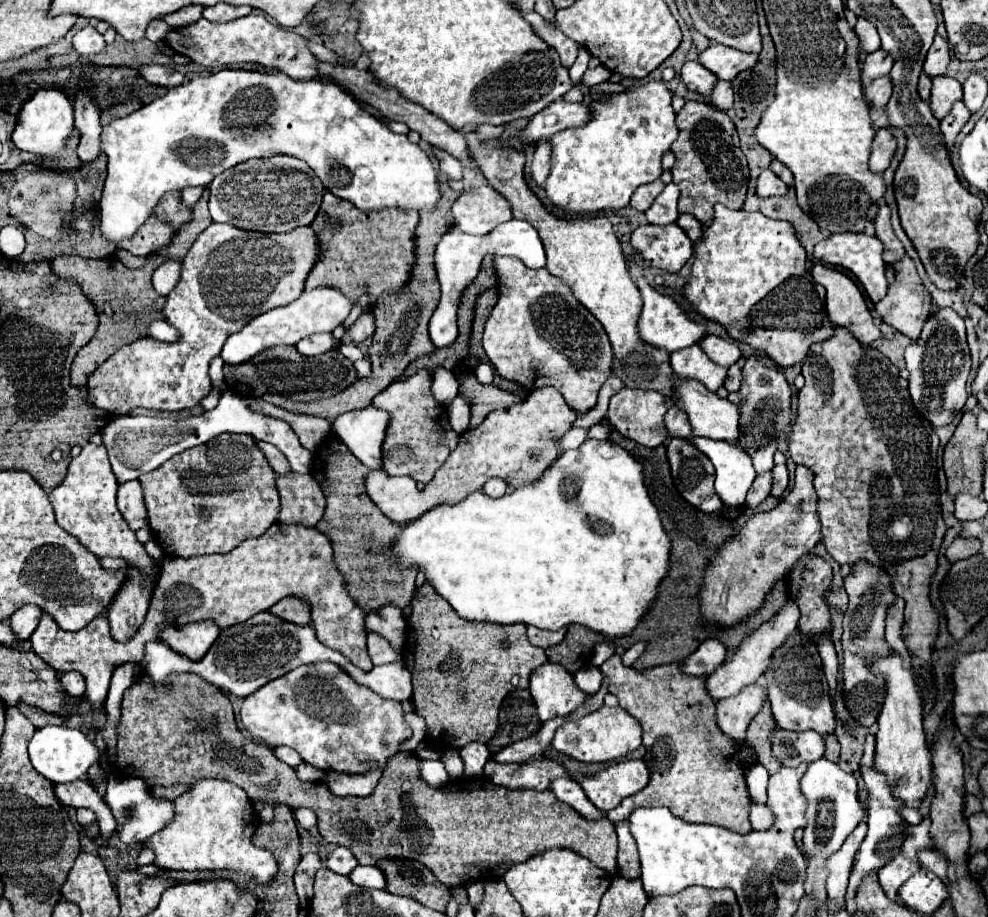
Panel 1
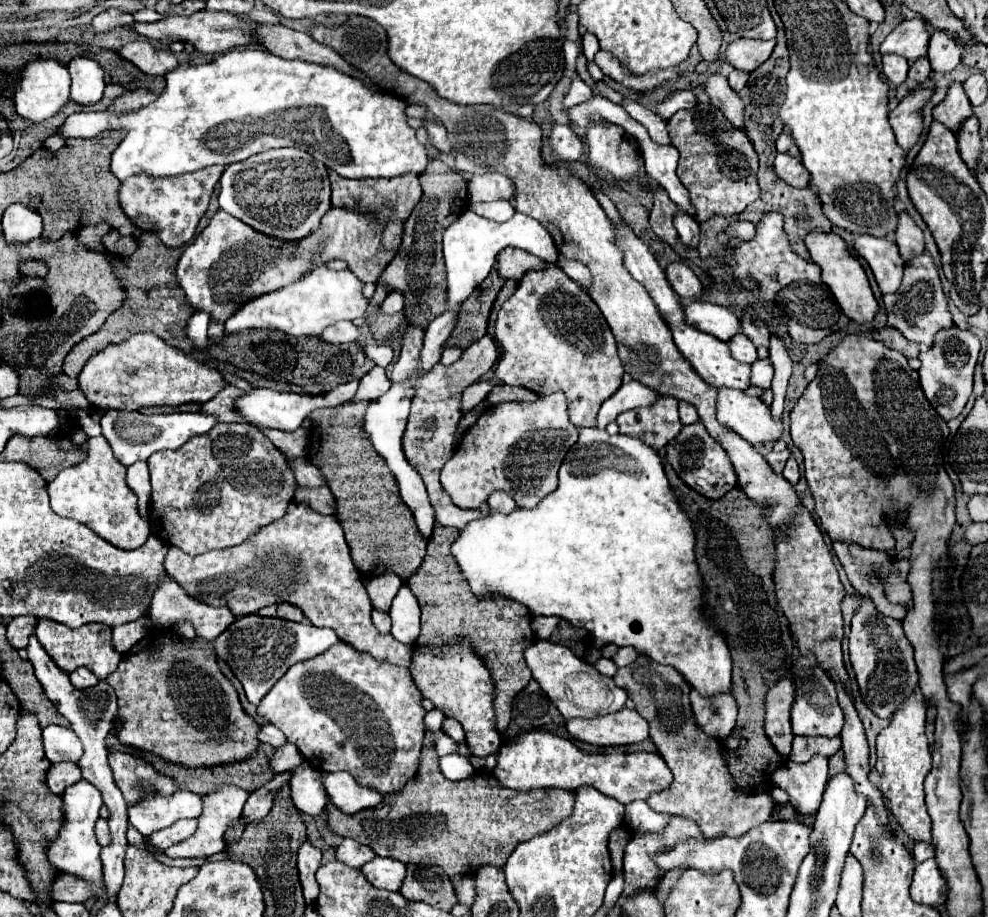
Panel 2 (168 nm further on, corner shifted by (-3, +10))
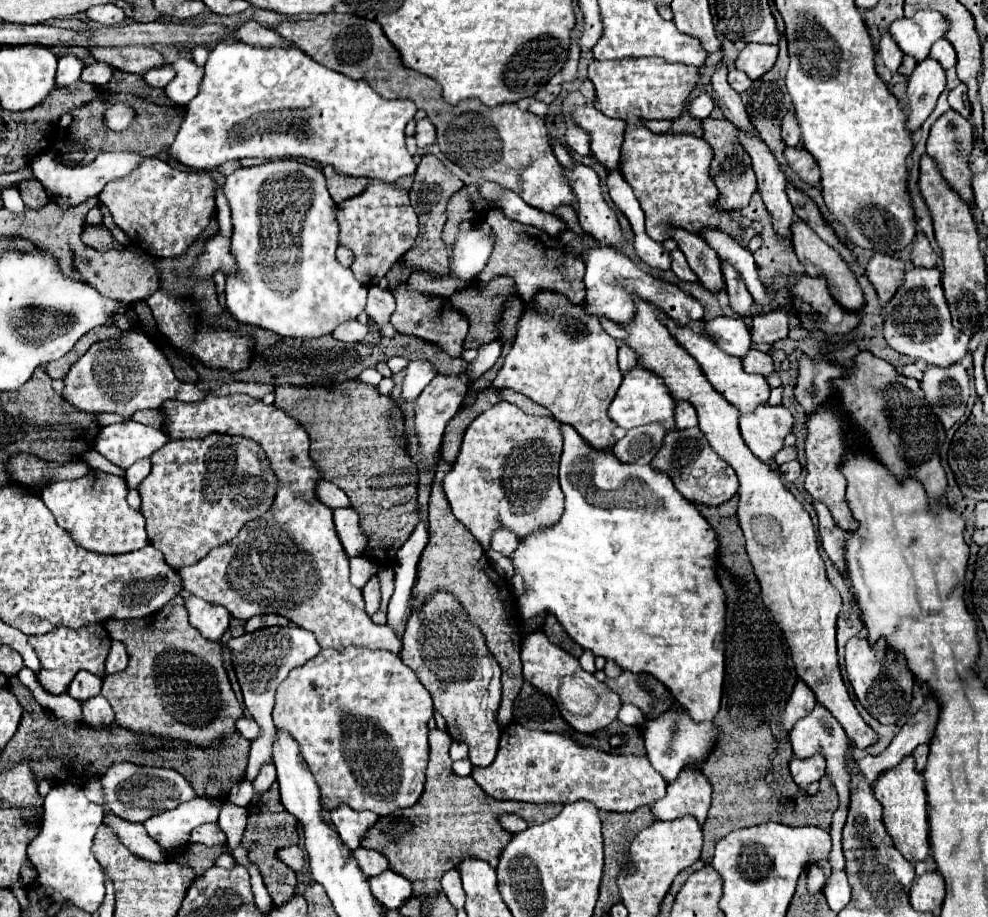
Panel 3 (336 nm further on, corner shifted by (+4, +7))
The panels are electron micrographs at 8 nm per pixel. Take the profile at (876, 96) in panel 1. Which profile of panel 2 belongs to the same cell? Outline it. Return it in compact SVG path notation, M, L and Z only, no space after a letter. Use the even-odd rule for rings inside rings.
M897 55L883 57L883 75L889 83L901 85L907 77L907 71L909 71L909 63L905 57L897 57Z

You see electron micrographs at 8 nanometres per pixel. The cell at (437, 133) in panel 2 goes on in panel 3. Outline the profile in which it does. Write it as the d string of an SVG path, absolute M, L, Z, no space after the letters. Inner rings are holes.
M428 118L416 122L416 134L414 134L414 138L416 138L416 142L418 142L420 148L428 148L428 146L432 146L436 142L436 128L430 124Z

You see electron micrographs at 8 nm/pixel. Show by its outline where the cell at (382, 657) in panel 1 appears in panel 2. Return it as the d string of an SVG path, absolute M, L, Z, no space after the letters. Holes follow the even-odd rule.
M373 611L373 625L377 627L379 633L389 633L391 629L391 617L381 611Z

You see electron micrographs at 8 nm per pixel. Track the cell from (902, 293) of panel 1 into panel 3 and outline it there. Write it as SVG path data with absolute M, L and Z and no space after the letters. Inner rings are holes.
M938 268L908 270L902 288L888 302L886 312L888 316L884 322L884 338L896 352L910 356L914 360L924 360L926 364L932 364L932 366L942 366L942 368L962 362L964 356L968 354L970 338L952 326Z

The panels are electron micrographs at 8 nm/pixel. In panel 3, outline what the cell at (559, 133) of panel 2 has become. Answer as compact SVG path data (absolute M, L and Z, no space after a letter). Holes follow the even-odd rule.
M572 126L566 132L566 144L568 148L572 148L576 154L580 156L588 156L590 154L590 132L580 128L580 126Z

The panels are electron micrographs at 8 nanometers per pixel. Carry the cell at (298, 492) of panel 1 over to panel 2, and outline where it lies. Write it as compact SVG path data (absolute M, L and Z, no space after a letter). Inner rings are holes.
M327 485L313 487L313 489L297 487L293 501L309 505L313 511L317 511L321 515L333 515L335 513L335 497Z

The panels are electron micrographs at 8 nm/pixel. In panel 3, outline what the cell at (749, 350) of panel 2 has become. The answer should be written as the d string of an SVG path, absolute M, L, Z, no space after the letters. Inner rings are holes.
M750 350L746 358L742 358L744 362L744 370L748 374L760 374L760 376L770 376L774 370L774 362L770 358L770 354L764 354L760 350Z

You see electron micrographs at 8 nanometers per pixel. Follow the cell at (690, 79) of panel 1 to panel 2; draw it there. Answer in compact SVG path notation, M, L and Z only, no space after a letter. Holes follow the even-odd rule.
M709 73L703 83L711 103L723 111L723 115L737 127L743 129L743 101L729 87L727 77L723 73Z

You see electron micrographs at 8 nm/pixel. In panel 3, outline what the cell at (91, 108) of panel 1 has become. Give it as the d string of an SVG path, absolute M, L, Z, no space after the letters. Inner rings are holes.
M66 54L58 60L58 72L56 72L56 84L58 86L70 86L74 82L80 80L84 64L74 56L74 54Z

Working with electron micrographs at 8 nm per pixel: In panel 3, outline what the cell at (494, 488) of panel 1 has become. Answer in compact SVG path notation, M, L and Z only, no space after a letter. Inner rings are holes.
M504 528L498 530L498 532L494 534L494 538L492 538L492 548L494 548L496 552L500 552L502 556L506 556L506 558L510 558L510 554L514 552L516 546L518 546L516 536L514 536L512 532L506 532Z

